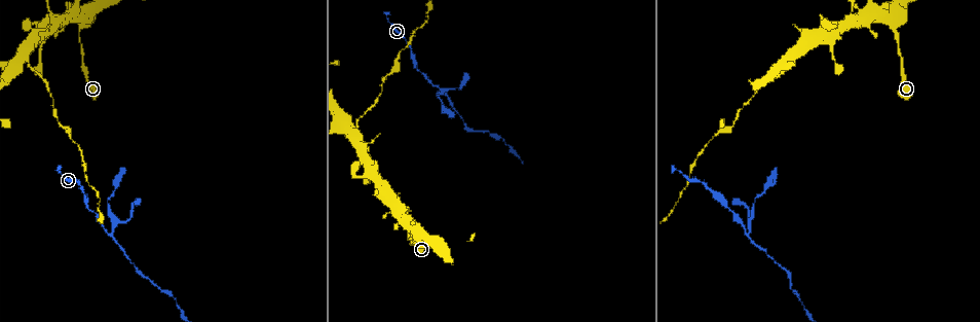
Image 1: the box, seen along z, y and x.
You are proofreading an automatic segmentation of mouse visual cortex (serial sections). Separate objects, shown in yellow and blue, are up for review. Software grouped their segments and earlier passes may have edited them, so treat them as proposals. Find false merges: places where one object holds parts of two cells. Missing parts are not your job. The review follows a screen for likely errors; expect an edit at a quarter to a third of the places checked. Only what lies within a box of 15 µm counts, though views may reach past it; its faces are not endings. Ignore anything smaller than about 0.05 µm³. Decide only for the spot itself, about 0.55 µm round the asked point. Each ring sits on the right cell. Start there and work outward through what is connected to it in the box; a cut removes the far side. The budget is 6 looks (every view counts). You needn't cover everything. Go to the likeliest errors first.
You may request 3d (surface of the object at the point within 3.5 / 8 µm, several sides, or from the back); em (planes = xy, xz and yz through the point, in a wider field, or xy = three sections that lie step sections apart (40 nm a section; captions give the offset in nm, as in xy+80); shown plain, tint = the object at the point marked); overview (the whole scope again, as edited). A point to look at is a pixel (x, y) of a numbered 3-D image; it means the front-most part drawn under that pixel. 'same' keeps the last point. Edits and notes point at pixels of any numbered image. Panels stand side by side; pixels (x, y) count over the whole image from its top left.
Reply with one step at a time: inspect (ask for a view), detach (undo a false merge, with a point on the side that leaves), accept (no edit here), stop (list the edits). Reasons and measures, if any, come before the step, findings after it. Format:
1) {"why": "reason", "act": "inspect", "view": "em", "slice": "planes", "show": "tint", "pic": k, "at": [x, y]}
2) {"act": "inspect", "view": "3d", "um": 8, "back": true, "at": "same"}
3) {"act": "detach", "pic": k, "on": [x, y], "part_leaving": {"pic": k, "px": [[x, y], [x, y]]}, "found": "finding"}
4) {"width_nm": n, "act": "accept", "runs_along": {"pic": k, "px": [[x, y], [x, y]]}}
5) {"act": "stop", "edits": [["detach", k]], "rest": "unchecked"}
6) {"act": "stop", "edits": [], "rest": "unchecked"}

{"why": "four-way junction", "act": "inspect", "view": "3d", "um": 3.5, "pic": 1, "at": [438, 87]}

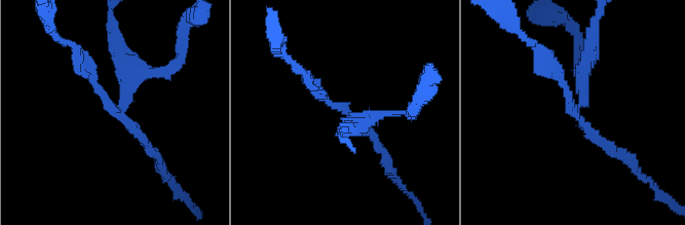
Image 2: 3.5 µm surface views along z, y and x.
{"act": "detach", "pic": 2, "on": [584, 71], "found": "two cells meet here"}

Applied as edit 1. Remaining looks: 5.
{"why": "abrupt turn", "act": "inspect", "view": "3d", "um": 8, "pic": 1, "at": [867, 7]}

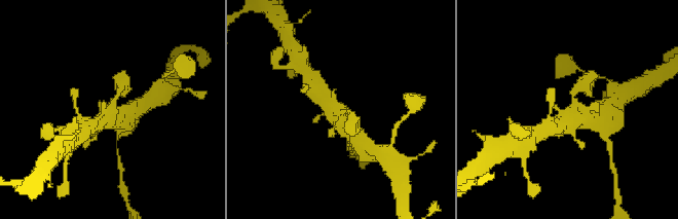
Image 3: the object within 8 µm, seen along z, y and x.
{"act": "inspect", "view": "em", "slice": "xy", "step": 3, "show": "tint", "pic": 3, "at": [573, 112]}

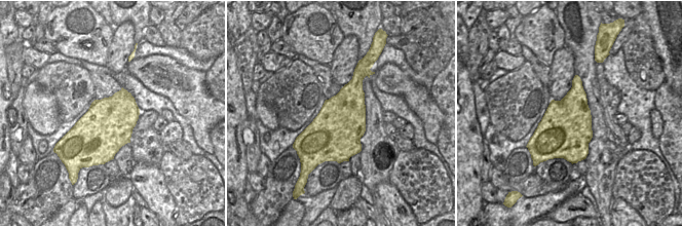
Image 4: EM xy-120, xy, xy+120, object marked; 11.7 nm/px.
{"act": "accept", "runs_along": {"pic": 3, "px": [[595, 121], [576, 118], [575, 95]]}, "found": "one cell here"}

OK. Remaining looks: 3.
{"why": "small branch off a trunk", "act": "inspect", "view": "3d", "um": 3.5, "pic": 1, "at": [25, 55]}

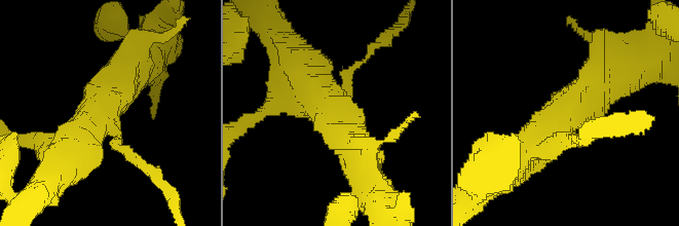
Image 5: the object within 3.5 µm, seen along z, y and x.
{"arms": 4, "act": "detach", "pic": 5, "on": [124, 148], "part_leaving": {"pic": 5, "px": [[118, 135], [118, 147], [165, 191]]}, "found": "two cells meet here"}

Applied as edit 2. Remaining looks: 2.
{"act": "stop", "edits": [["detach", 2], ["detach", 5]], "rest": "unchecked"}

